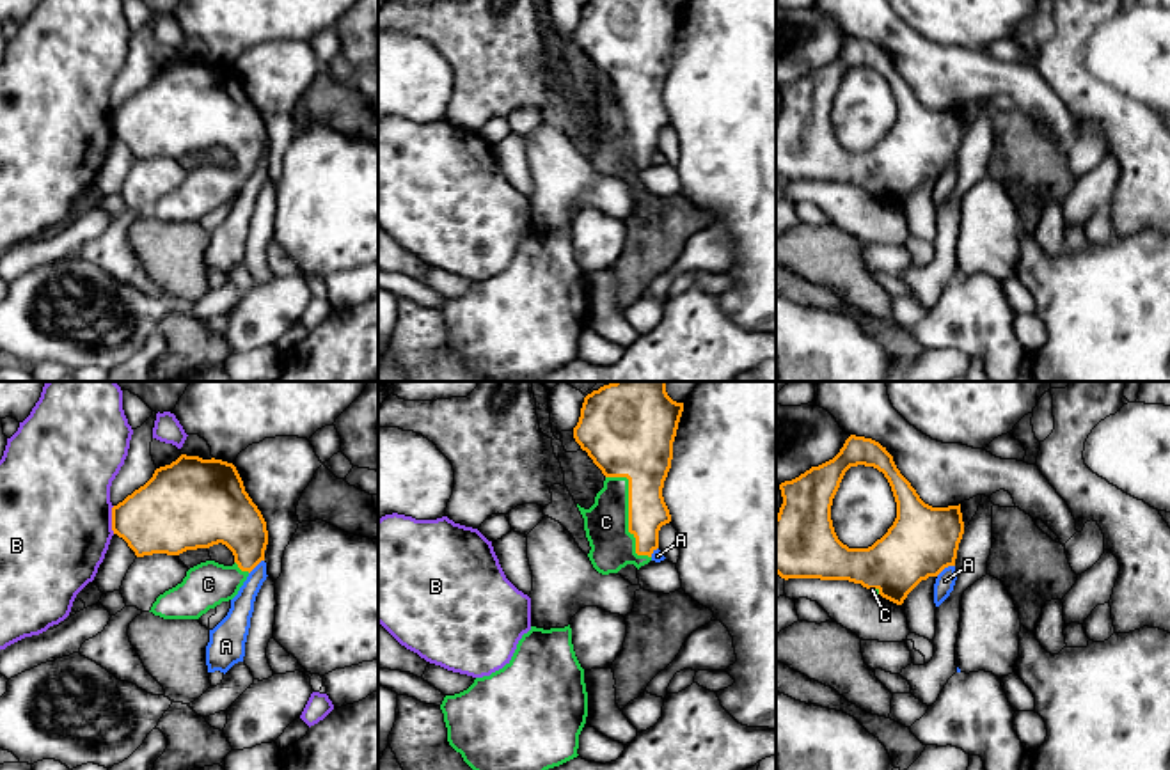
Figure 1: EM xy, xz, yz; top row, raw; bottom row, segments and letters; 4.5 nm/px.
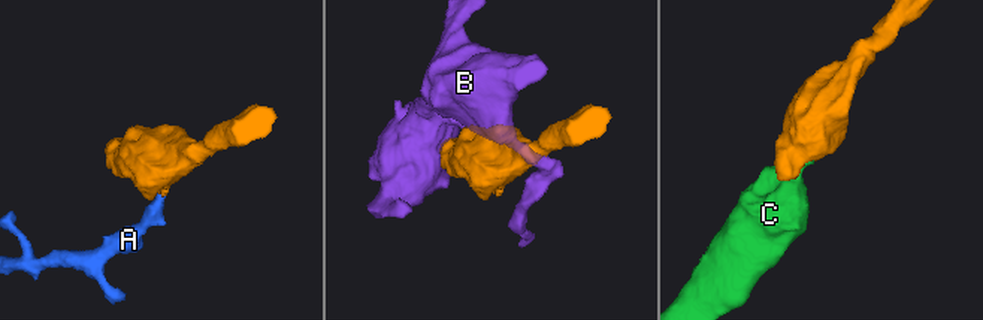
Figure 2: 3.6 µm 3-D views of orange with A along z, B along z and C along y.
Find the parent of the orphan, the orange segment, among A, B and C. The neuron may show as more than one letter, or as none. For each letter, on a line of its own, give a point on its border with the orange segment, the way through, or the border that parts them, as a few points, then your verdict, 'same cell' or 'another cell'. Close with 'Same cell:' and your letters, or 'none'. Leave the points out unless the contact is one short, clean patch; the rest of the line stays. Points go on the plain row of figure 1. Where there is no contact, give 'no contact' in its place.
A: contact yz (945, 169); border yz (954, 167), (948, 167), (936, 178); another cell
B: contact xy (112, 123); another cell
C: contact xz (629, 116); same cell
Same cell: C

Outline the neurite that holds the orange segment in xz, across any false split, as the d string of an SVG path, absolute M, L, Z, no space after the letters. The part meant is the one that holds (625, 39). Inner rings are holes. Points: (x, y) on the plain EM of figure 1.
M584 0L573 41L605 83L589 112L579 106L577 110L591 149L588 160L598 176L618 176L627 167L639 172L659 151L659 133L671 124L662 90L671 71L682 14L684 5L671 0Z

